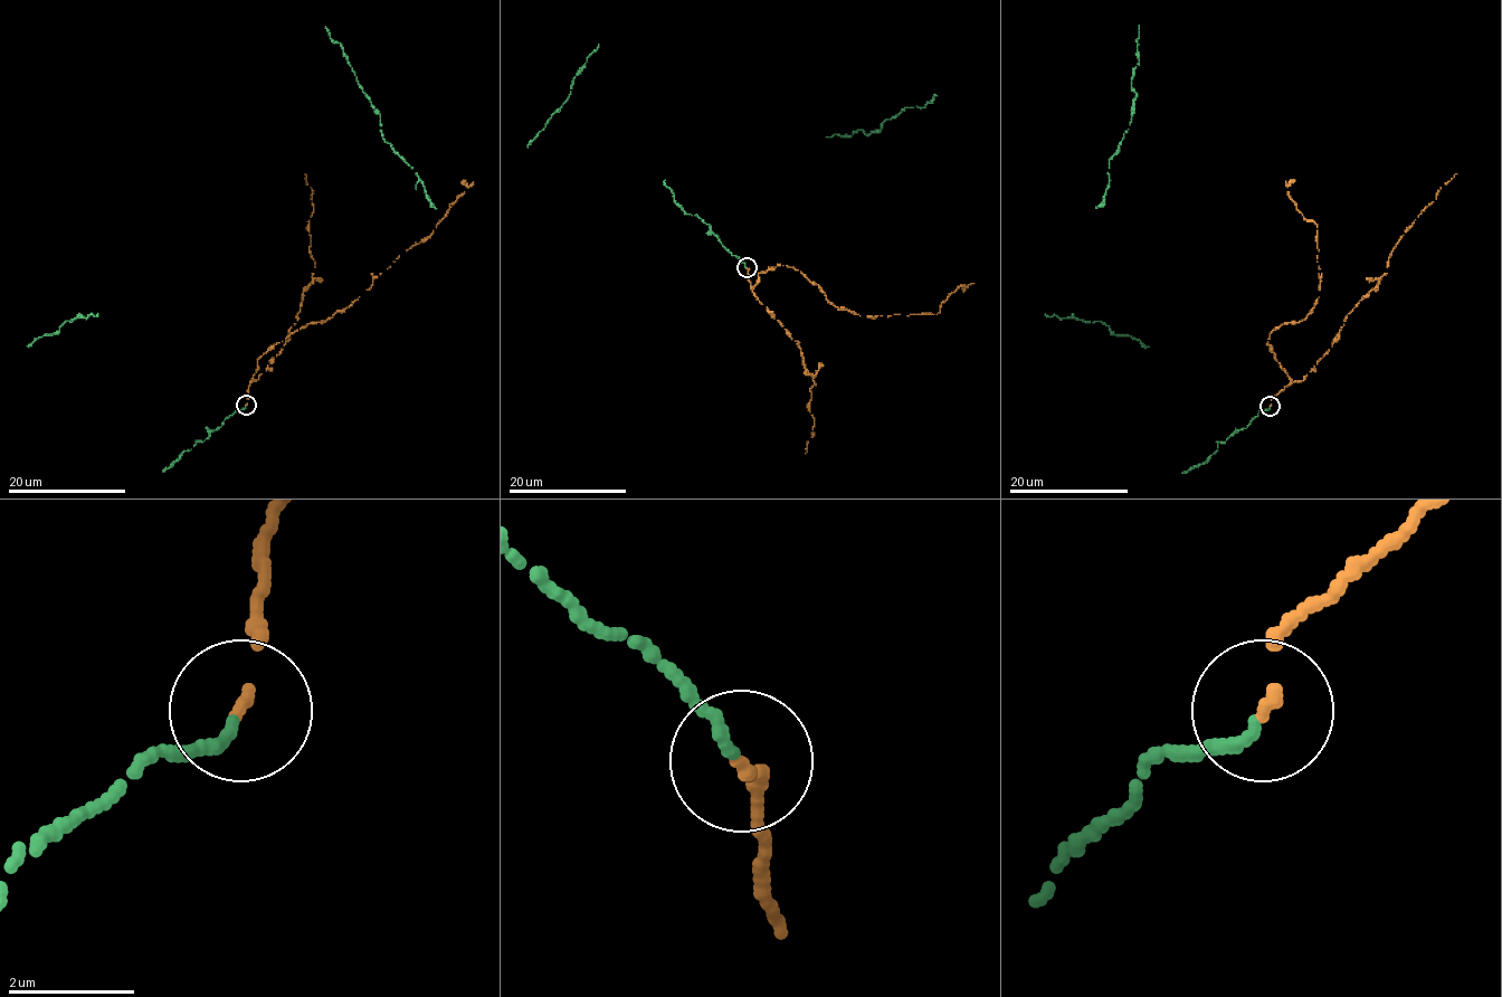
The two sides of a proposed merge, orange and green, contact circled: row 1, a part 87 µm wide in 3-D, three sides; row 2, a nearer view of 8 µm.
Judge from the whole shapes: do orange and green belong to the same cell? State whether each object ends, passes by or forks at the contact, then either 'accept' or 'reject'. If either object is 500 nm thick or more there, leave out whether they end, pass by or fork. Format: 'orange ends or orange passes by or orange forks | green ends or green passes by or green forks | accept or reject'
orange ends | green ends | accept

